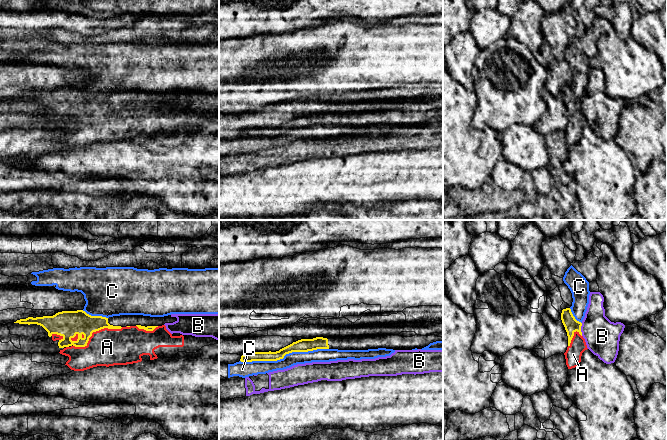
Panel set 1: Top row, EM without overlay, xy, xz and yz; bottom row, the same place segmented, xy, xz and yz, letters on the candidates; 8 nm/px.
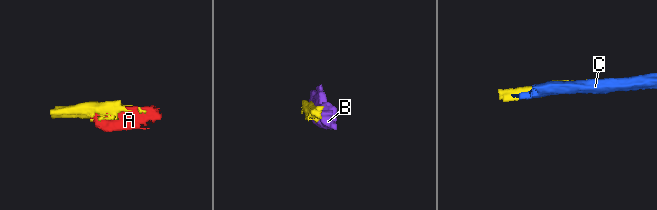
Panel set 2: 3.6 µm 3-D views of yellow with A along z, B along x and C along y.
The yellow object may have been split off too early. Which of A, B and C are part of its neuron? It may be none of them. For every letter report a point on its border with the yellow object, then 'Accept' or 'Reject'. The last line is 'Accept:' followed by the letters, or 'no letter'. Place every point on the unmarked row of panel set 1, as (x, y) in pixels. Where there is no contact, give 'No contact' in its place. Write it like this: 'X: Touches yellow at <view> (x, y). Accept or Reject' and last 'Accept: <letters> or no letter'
A: Touches yellow at xy (95, 107). Accept
B: Touches yellow at yz (580, 105). Reject
C: Touches yellow at xz (284, 131). Reject
Accept: A

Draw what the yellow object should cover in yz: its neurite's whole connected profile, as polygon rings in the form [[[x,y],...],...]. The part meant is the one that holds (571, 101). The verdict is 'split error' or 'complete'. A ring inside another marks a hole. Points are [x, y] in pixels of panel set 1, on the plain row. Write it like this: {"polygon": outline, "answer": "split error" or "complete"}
{"polygon": [[[570,84],[562,86],[561,96],[568,112],[568,123],[564,129],[566,141],[572,145],[579,141],[582,129],[588,124],[581,108],[582,99],[575,95]]], "answer": "split error"}

